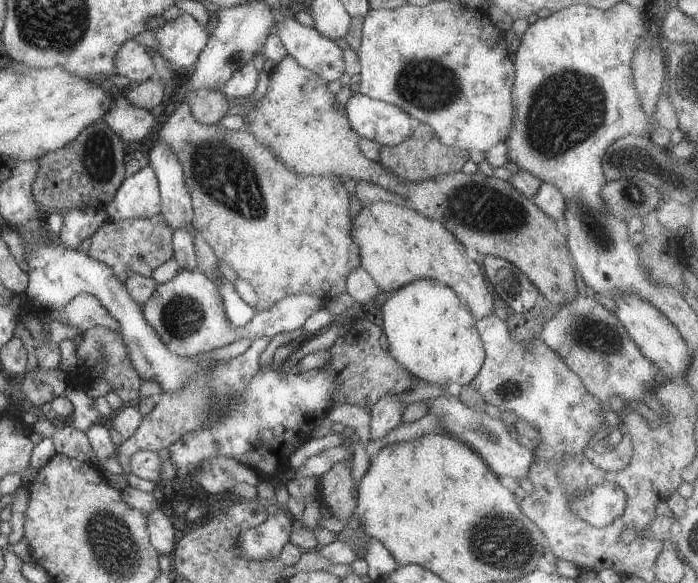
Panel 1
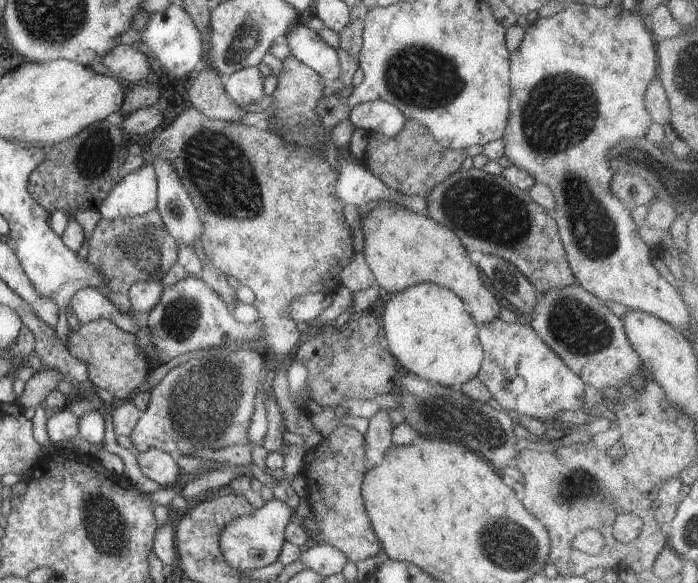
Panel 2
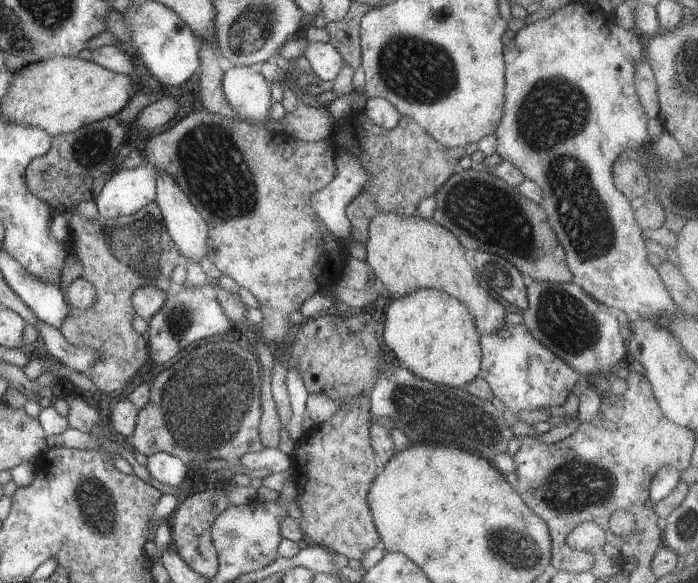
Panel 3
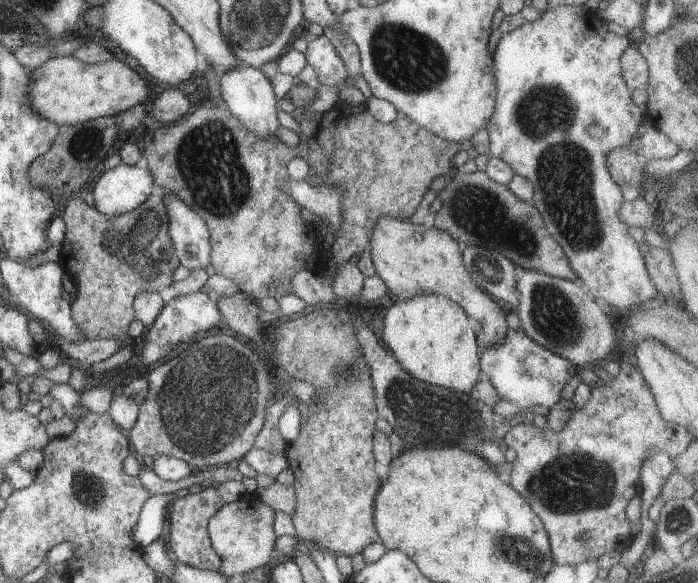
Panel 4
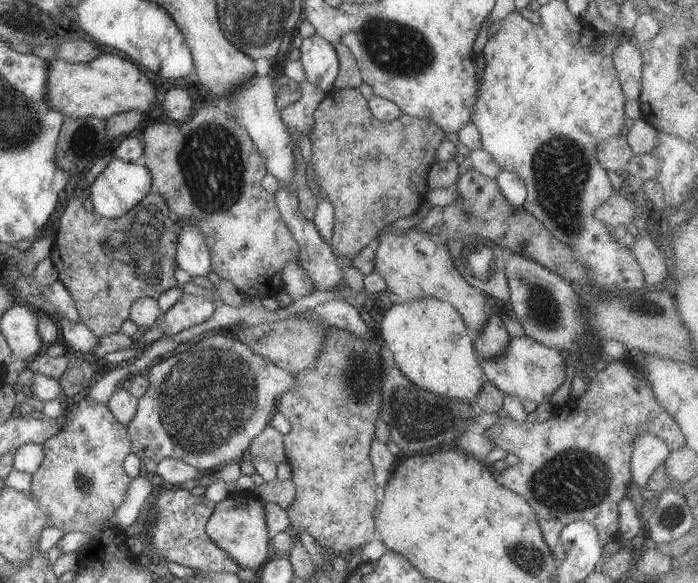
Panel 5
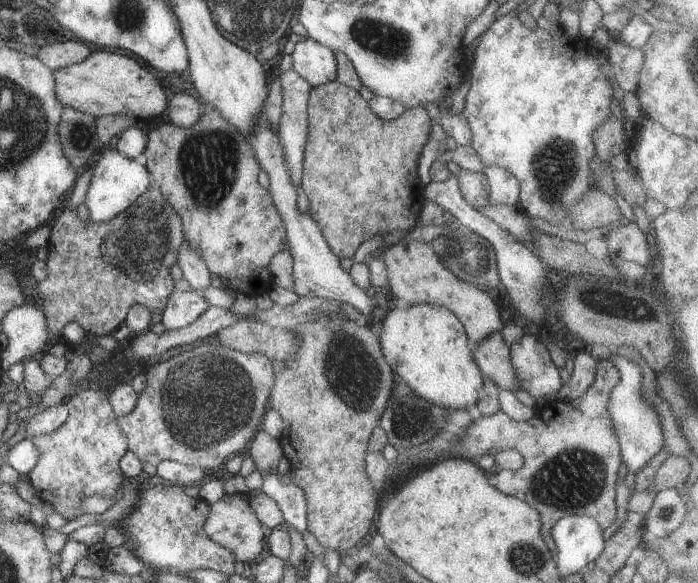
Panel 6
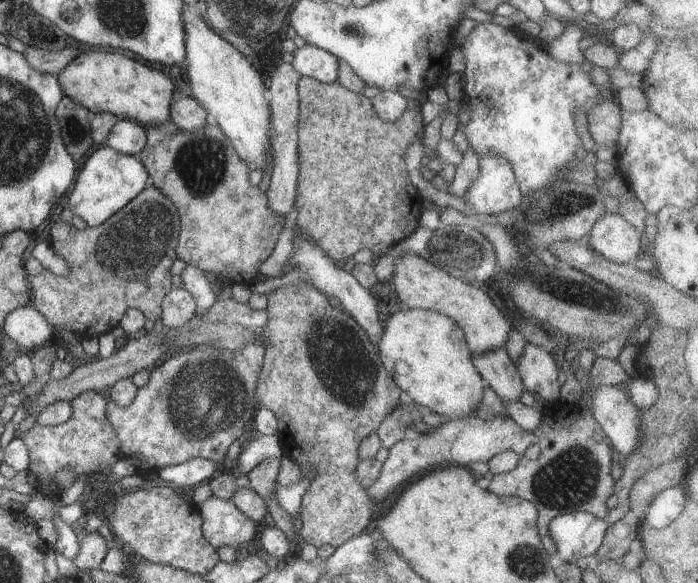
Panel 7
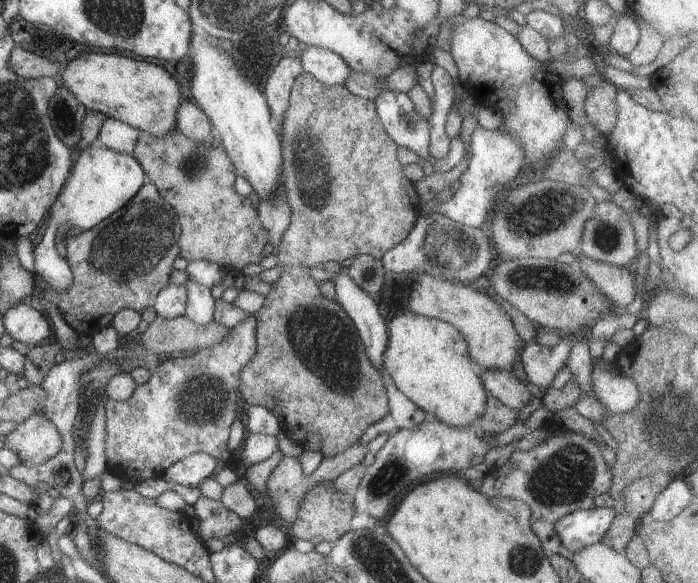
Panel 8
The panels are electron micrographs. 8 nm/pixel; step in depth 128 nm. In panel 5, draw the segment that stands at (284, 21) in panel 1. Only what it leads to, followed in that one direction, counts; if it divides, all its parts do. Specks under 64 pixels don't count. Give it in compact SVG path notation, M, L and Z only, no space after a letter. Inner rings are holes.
M315 34L302 40L299 52L307 80L329 93L340 74L340 62L333 44Z

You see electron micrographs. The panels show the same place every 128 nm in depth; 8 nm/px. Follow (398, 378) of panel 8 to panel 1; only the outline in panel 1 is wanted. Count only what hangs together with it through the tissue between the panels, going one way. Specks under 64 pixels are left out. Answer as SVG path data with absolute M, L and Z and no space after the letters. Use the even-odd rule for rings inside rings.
M420 279L402 286L391 293L382 306L382 329L385 345L390 354L406 368L420 383L460 386L470 385L472 379L480 372L485 361L485 350L478 329L475 327L476 318L466 308L461 298L448 286L437 280Z

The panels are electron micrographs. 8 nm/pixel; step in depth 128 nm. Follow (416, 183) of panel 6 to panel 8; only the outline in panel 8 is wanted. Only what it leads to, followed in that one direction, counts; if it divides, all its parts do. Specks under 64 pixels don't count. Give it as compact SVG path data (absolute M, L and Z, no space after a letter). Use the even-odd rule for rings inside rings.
M303 72L294 80L290 91L290 104L288 104L288 110L284 114L284 122L282 122L282 130L280 130L279 134L279 136L282 136L280 140L283 152L284 188L286 188L288 204L290 204L291 208L290 224L286 232L284 232L282 240L275 247L275 253L278 257L277 262L282 267L282 274L280 274L277 282L271 284L270 292L265 295L264 306L255 314L257 318L256 340L258 350L254 360L250 360L250 364L246 364L242 368L241 392L248 406L260 405L270 410L278 418L278 422L282 426L282 432L296 444L304 445L304 442L307 442L307 438L312 434L320 437L322 442L321 452L326 458L342 454L347 448L360 442L362 434L370 426L376 424L376 421L380 422L390 412L386 380L380 374L380 370L376 370L374 364L370 362L370 358L366 354L366 348L352 319L346 314L346 311L338 301L329 300L322 295L318 287L319 283L310 276L310 270L314 266L322 266L325 262L330 262L330 260L341 264L345 259L352 258L352 256L357 257L358 255L368 255L380 260L388 250L400 244L414 228L414 223L421 214L420 197L414 183L410 182L402 174L404 172L402 170L403 165L396 158L398 144L394 144L390 140L390 135L386 134L384 130L385 128L382 128L380 117L377 115L374 101L354 96L354 93L348 92L348 89L342 84L336 86L326 85L308 73Z

